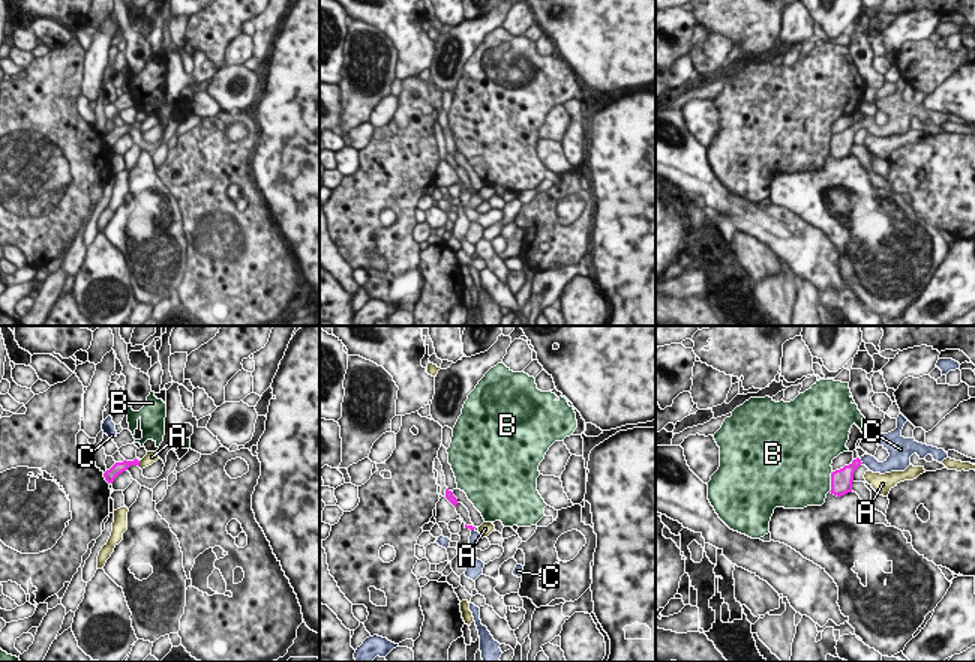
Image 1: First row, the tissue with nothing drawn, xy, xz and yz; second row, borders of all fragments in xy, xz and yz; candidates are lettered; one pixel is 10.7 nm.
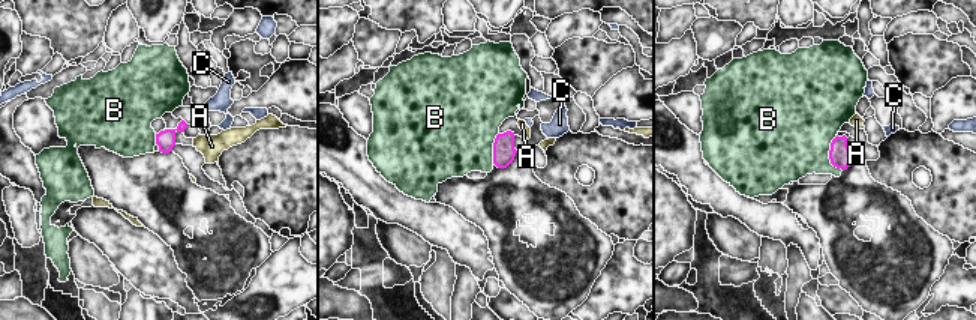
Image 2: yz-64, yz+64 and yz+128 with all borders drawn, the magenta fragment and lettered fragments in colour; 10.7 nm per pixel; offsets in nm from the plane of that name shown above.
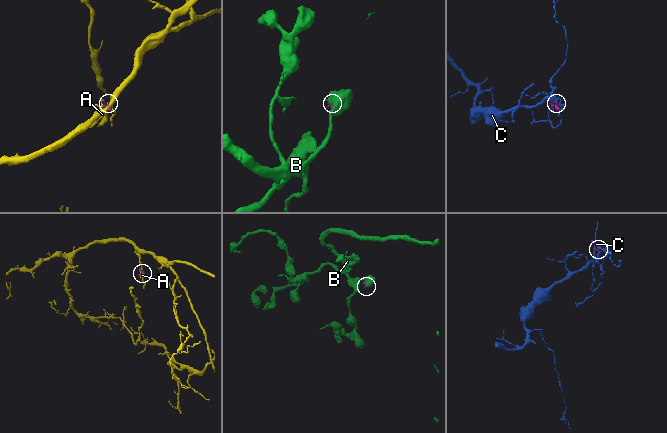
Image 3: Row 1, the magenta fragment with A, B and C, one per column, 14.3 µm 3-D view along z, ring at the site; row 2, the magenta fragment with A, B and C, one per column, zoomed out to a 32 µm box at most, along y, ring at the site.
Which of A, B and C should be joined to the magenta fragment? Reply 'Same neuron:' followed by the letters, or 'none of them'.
Same neuron: C

